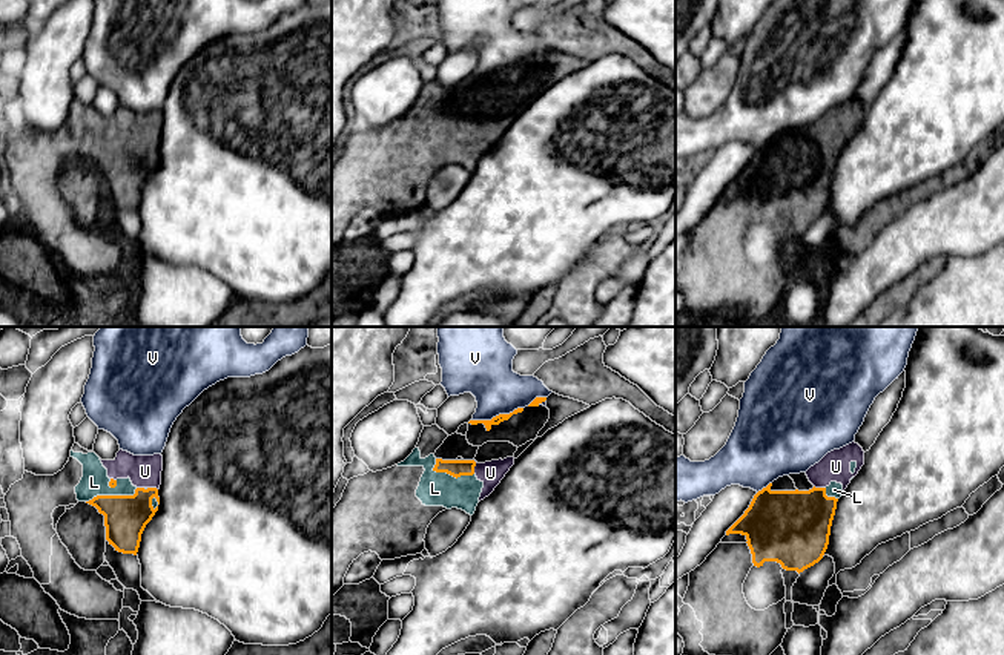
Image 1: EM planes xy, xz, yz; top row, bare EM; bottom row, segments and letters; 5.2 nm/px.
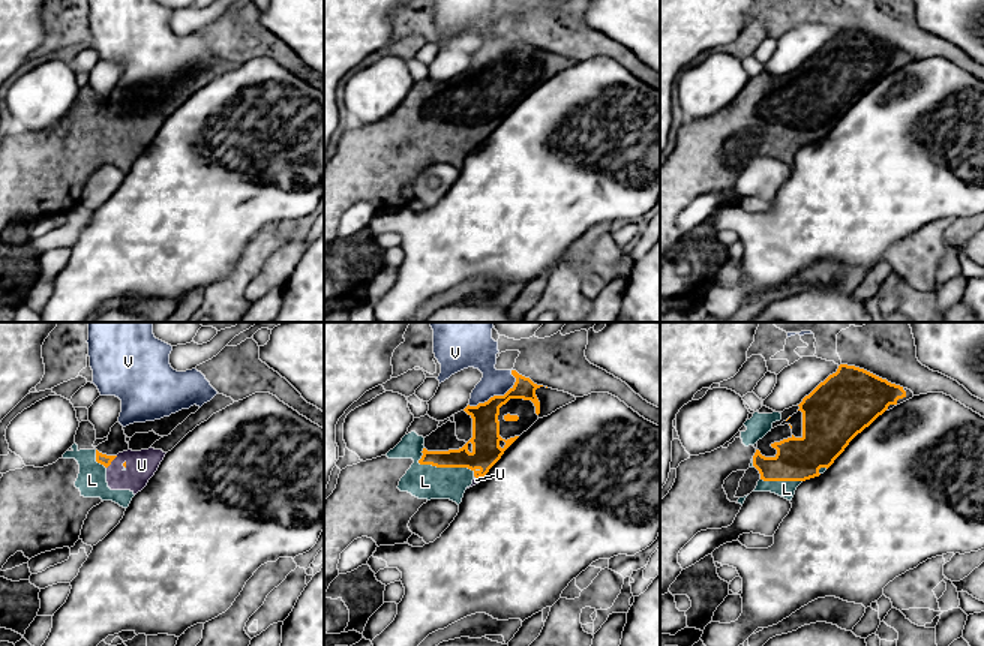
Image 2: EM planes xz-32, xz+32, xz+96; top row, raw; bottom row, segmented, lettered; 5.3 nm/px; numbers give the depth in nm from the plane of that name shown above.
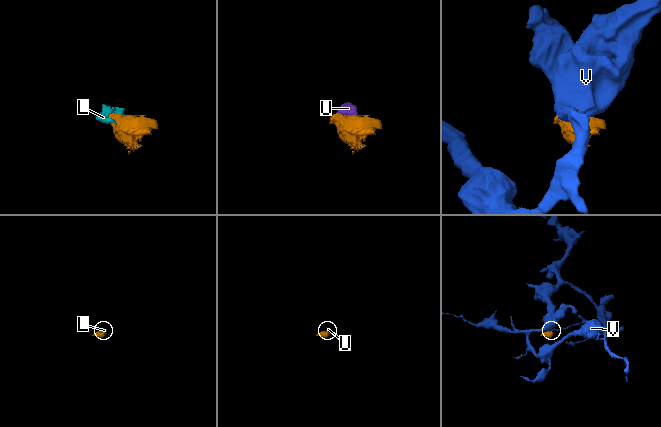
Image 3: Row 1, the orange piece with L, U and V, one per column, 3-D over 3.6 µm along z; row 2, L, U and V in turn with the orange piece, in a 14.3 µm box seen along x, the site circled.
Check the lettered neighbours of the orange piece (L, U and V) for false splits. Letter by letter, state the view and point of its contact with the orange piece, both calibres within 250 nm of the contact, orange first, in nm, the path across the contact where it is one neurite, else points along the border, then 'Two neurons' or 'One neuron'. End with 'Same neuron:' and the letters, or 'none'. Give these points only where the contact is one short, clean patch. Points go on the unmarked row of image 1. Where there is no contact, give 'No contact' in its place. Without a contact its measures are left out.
L: Touches orange at xy (112, 152). Thickness 220 nm (orange) against 140 nm. One neuron
U: Touches orange at xz (475, 121). Thickness 90 nm (orange) against 120 nm. One neuron
V: Touches orange at xz (496, 72). Thickness 50 nm (orange) against 280 nm. Boundary: xz (522, 63), (508, 69), (499, 69), (490, 75), (472, 77). Two neurons
Same neuron: L, U

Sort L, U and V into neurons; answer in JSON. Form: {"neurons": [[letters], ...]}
{"neurons": [["L", "U"], ["V"]]}

